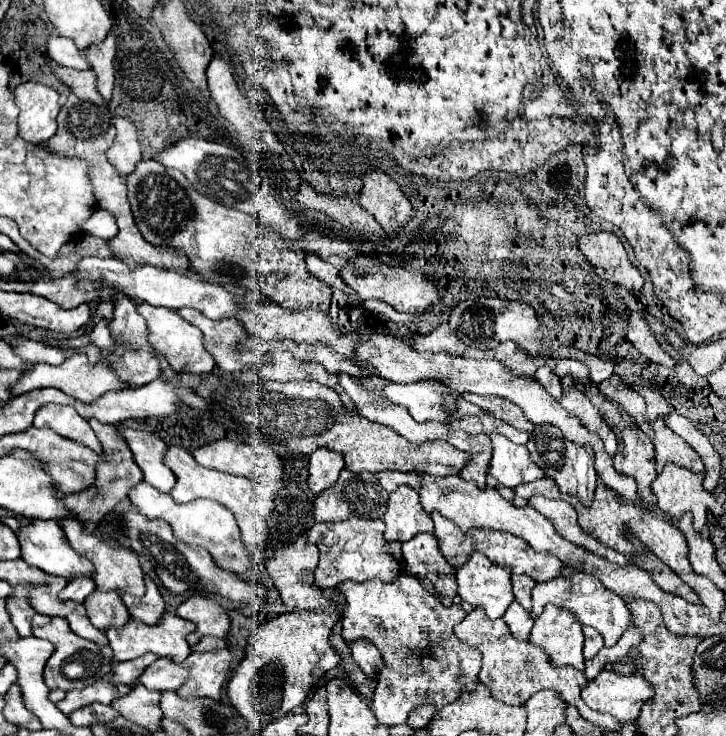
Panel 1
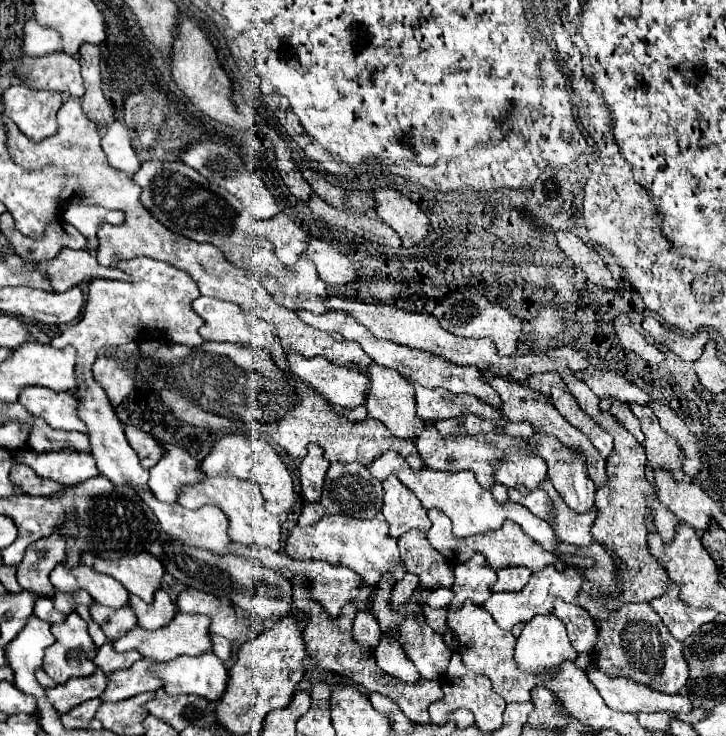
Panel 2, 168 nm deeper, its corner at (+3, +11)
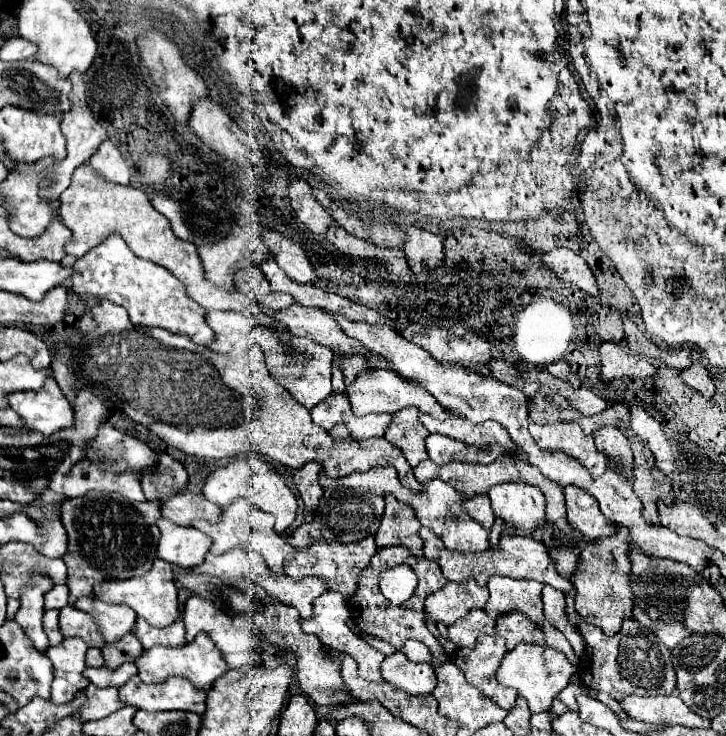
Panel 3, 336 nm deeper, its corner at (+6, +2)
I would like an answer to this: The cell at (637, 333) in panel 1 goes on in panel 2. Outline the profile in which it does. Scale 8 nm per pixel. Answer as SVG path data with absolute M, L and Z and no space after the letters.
M622 314L614 320L614 328L616 328L616 338L624 350L638 354L648 364L660 364L662 362L662 352L654 344L650 344L640 332L636 332L636 328L630 324L626 314Z

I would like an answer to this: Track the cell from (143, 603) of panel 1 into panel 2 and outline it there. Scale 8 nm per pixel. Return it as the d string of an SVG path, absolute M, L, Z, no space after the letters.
M164 590L156 592L156 598L152 604L144 604L138 596L130 596L130 606L136 612L138 624L146 630L158 630L170 624L170 620L176 614L176 606L172 604L172 600Z

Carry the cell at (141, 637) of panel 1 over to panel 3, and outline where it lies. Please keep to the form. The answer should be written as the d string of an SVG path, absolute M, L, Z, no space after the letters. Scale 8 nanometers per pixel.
M199 633L195 637L195 641L179 645L179 647L163 647L163 645L155 645L151 649L145 649L137 659L135 665L139 669L139 677L147 683L163 683L167 677L171 675L183 675L189 677L191 681L195 681L195 687L211 687L213 681L221 675L227 673L227 663L223 661L221 651L215 647L215 643L211 641L211 637L207 637L207 633Z

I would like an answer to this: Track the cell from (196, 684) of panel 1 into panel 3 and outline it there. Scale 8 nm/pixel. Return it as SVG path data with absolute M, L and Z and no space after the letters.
M137 675L119 689L127 705L145 711L193 711L205 713L207 689L197 689L187 677L169 677L163 683L143 683Z

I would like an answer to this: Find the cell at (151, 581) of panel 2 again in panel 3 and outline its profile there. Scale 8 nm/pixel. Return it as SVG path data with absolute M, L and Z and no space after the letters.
M155 559L153 569L149 573L145 573L143 577L103 581L103 583L95 585L93 591L95 591L97 597L103 597L105 601L129 605L139 617L143 617L149 625L155 625L155 627L171 625L171 621L179 619L179 613L177 613L177 587L175 587L175 581L173 581L173 565L163 561L163 559Z

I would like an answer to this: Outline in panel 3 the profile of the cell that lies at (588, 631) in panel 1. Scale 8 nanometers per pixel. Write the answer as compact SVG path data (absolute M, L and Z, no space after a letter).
M545 585L543 587L543 605L545 605L543 611L545 611L547 621L565 635L565 639L571 643L575 655L581 657L583 649L585 649L585 641L583 641L579 629L569 621L569 615L565 613L565 593Z

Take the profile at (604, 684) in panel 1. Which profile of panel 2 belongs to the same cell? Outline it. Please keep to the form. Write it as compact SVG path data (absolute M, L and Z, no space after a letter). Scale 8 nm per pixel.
M588 666L586 672L604 702L618 712L690 712L692 708L682 694L662 694L624 676L610 678L596 666Z

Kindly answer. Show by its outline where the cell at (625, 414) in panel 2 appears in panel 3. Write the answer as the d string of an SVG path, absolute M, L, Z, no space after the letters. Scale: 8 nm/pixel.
M603 425L595 431L595 445L597 449L607 455L609 459L617 459L621 471L627 475L627 479L633 477L633 451L629 439L617 429L615 425Z

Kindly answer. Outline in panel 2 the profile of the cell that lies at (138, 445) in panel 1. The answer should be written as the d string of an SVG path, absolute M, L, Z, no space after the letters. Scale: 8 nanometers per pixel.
M164 444L166 454L162 460L150 470L150 480L148 486L154 492L154 496L166 504L178 502L178 494L182 492L184 486L196 484L202 480L200 464L182 448Z

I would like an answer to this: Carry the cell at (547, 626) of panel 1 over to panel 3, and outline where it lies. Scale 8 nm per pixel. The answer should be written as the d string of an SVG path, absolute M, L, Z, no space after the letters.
M519 643L513 651L507 653L499 667L499 681L505 687L513 687L519 691L521 697L527 699L531 713L541 713L551 709L553 697L567 687L571 677L577 673L577 665L573 665L561 651L555 651L547 645L533 645L533 643Z

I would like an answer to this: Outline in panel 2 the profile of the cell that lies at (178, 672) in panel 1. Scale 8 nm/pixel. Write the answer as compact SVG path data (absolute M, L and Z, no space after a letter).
M142 658L126 670L108 674L108 686L106 686L106 692L102 692L100 700L118 702L118 700L126 700L136 694L142 694L142 692L156 692L158 688L162 688L162 682L150 672L152 666L154 666L152 660Z

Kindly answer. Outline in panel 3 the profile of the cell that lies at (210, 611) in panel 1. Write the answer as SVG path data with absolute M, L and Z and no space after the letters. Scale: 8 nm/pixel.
M195 595L185 601L183 623L187 629L187 641L193 641L197 633L205 631L221 653L249 651L257 643L257 637L253 639L251 633L235 629L231 617L211 605L211 601L203 601Z

